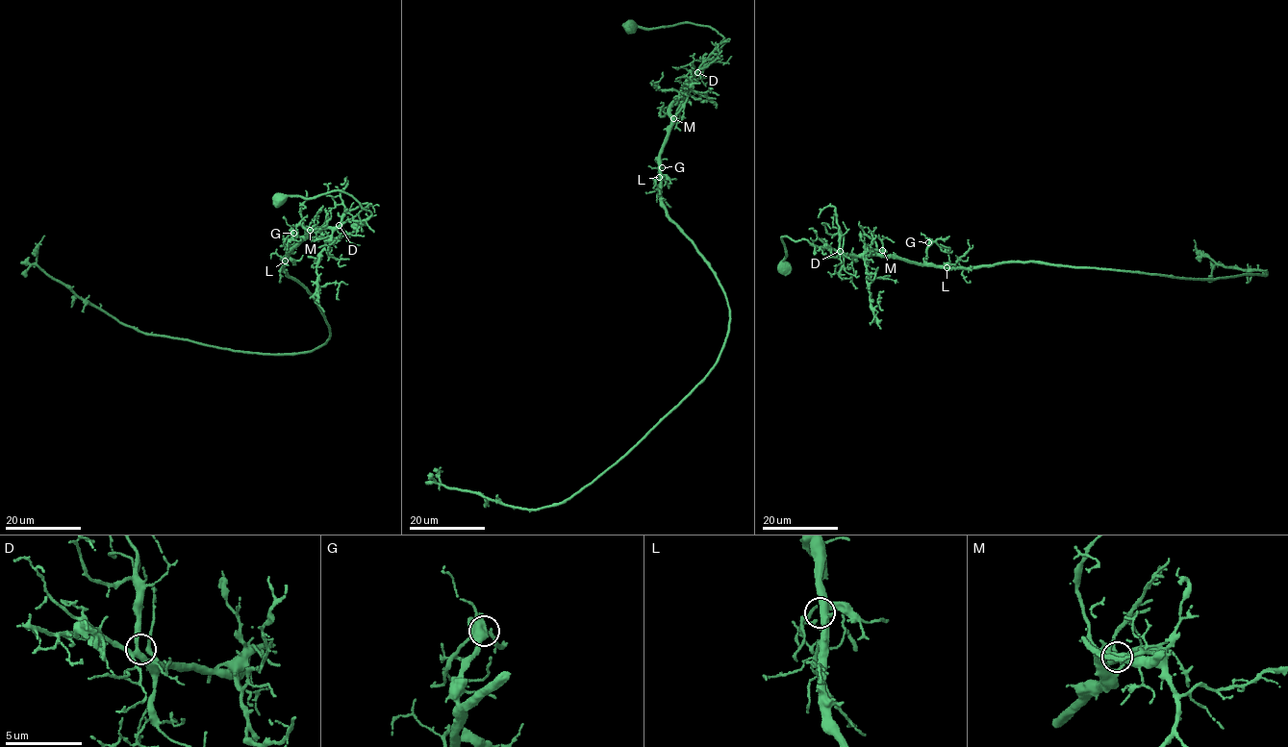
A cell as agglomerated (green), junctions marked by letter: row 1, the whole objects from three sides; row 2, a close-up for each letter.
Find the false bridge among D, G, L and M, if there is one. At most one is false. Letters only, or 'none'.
M

